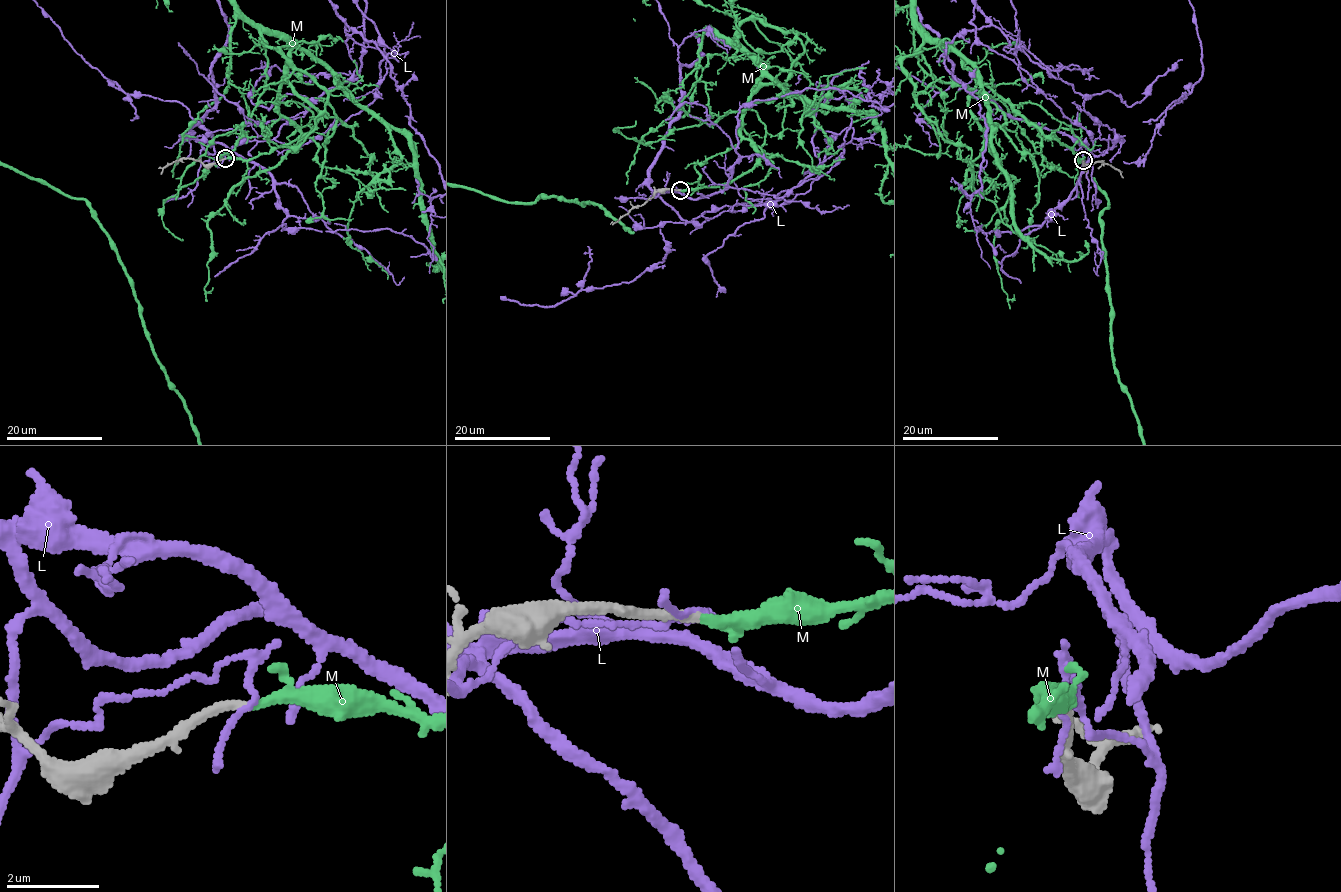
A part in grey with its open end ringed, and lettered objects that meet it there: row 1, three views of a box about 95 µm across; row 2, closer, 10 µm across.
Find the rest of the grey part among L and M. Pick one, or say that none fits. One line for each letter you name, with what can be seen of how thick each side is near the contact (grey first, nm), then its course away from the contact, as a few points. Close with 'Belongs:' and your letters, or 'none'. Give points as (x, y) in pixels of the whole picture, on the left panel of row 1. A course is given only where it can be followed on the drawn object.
M: 220/170 nm
Belongs: M

